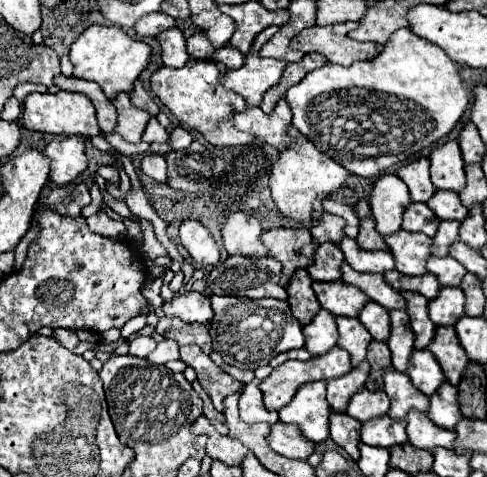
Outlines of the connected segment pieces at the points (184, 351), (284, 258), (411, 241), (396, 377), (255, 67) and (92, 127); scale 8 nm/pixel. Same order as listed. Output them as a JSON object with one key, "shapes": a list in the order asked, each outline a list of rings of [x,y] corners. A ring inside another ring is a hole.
{"shapes":[[[[186,345],[180,347],[180,359],[194,367],[198,381],[202,385],[202,389],[210,395],[214,407],[224,413],[224,399],[232,393],[242,393],[244,383],[232,379],[230,375],[226,375],[206,353],[200,351],[200,347],[196,345]]],[[[268,229],[260,235],[260,239],[266,245],[268,253],[282,263],[282,287],[286,287],[296,269],[306,269],[312,263],[312,259],[298,253],[300,247],[312,241],[308,229]]],[[[404,229],[386,235],[386,245],[390,247],[396,269],[404,275],[424,275],[426,273],[426,259],[430,255],[430,239],[420,233],[408,233]]],[[[394,367],[384,373],[384,391],[390,397],[388,415],[392,419],[406,419],[410,409],[428,411],[428,397],[412,385],[406,373],[396,371]]],[[[266,27],[264,31],[260,31],[260,35],[256,35],[250,51],[244,57],[244,65],[236,71],[228,71],[222,77],[224,87],[228,87],[230,91],[236,91],[240,97],[244,97],[248,107],[256,107],[256,105],[262,103],[264,93],[278,83],[278,79],[280,79],[280,75],[286,67],[284,61],[262,59],[258,55],[262,45],[276,31],[278,31],[278,27]]],[[[68,91],[30,93],[22,103],[22,121],[24,121],[24,127],[30,131],[42,131],[52,135],[84,135],[84,137],[100,135],[96,111],[90,99]]]]}

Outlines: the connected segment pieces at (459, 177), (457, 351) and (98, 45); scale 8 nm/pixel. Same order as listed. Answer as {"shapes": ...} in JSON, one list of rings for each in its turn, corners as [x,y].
{"shapes":[[[[446,141],[430,153],[430,175],[436,189],[460,193],[466,185],[458,141]]],[[[436,327],[436,335],[432,339],[432,343],[428,345],[428,349],[434,353],[436,361],[440,363],[446,379],[452,385],[458,385],[464,367],[468,363],[468,355],[462,349],[462,345],[458,345],[458,335],[454,331],[454,327]]],[[[90,25],[70,47],[70,61],[74,65],[74,77],[94,81],[102,87],[108,99],[114,99],[118,93],[130,93],[138,75],[146,69],[150,59],[150,47],[142,41],[132,39],[120,27]]]]}

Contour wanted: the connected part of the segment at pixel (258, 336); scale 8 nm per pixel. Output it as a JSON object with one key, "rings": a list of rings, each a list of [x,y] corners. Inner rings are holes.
{"rings":[[[212,295],[214,321],[210,325],[210,337],[214,351],[222,355],[224,363],[238,369],[254,371],[260,365],[268,365],[278,353],[304,347],[302,325],[292,317],[286,301],[278,299],[246,299],[246,297],[218,297]]]}

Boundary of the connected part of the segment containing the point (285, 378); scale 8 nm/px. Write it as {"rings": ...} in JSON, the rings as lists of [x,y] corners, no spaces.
{"rings":[[[336,345],[336,347],[332,347],[332,351],[328,351],[324,355],[318,355],[318,357],[312,357],[310,361],[286,361],[286,363],[282,363],[258,387],[264,393],[264,405],[266,405],[266,409],[280,411],[284,405],[288,405],[292,401],[292,397],[294,397],[294,393],[298,391],[300,385],[304,385],[308,381],[320,381],[320,379],[328,381],[328,379],[336,379],[336,377],[346,375],[350,369],[352,369],[352,365],[350,365],[348,351],[344,351],[344,349],[340,349]]]}

